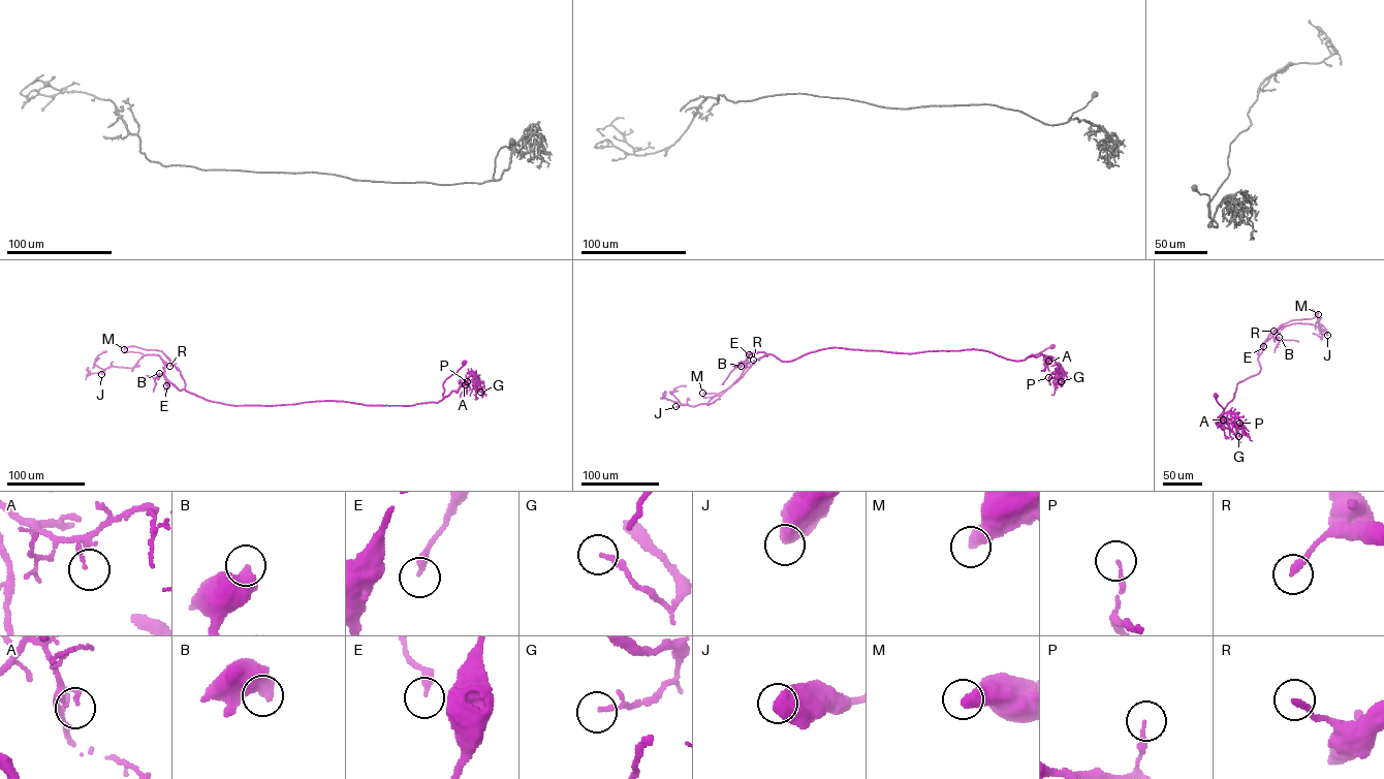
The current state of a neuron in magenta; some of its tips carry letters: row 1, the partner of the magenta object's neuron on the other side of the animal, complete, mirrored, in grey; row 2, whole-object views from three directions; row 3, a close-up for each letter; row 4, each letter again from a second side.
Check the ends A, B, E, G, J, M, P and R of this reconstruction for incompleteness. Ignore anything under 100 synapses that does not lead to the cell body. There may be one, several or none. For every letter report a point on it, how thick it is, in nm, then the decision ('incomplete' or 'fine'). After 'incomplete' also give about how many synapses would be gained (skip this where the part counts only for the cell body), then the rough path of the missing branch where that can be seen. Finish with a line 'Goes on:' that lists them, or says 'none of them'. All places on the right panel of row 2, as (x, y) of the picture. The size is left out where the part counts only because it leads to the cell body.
A: place (1223, 419); calibre 120 nm; fine
B: place (1279, 337); calibre 600 nm; fine
E: place (1263, 346); calibre 240 nm; fine
G: place (1238, 436); calibre 100 nm; fine
J: place (1327, 335); calibre 650 nm; fine
M: place (1318, 314); calibre 500 nm; fine
P: place (1239, 423); calibre 130 nm; fine
R: place (1274, 331); calibre 240 nm; fine
Goes on: none of them

